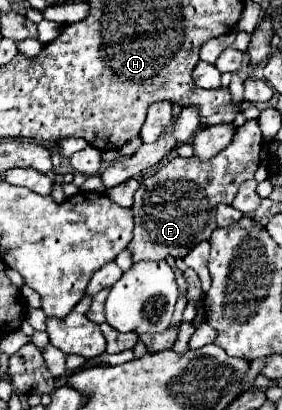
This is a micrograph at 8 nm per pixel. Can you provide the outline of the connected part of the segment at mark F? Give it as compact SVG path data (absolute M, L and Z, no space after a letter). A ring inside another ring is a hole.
M248 119L236 129L232 143L208 161L194 157L174 157L152 177L140 183L134 197L134 239L128 243L132 261L160 261L168 255L184 257L196 243L208 241L216 229L214 209L218 203L232 203L242 181L254 179L260 165L262 133L256 119Z

